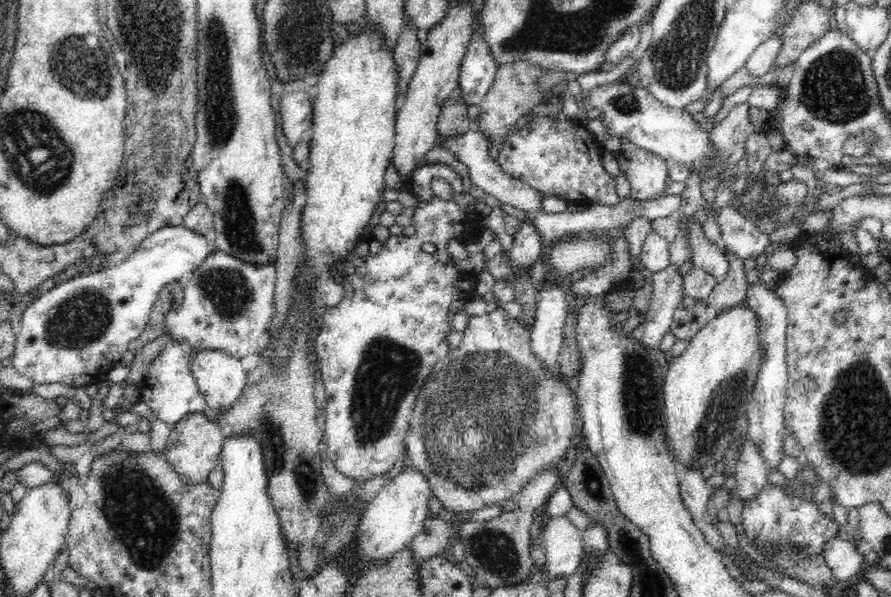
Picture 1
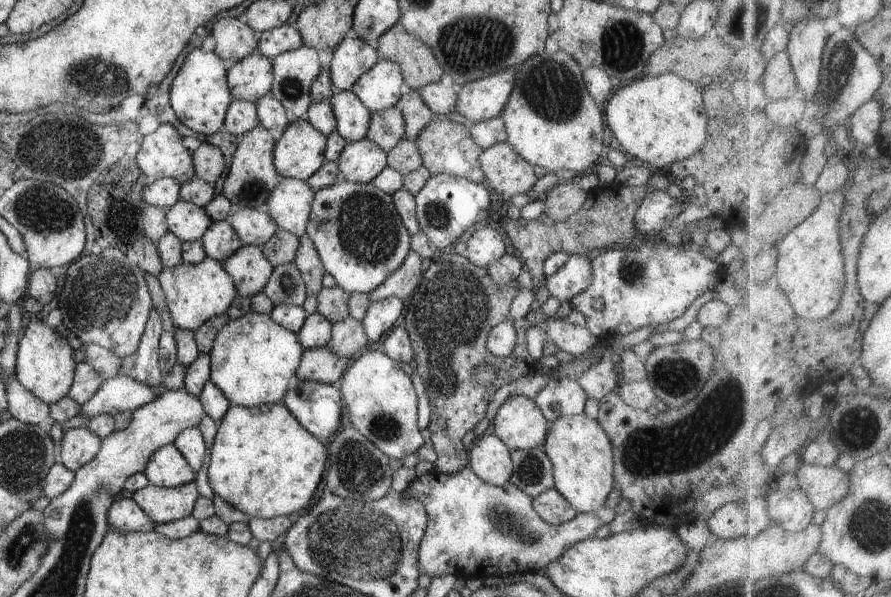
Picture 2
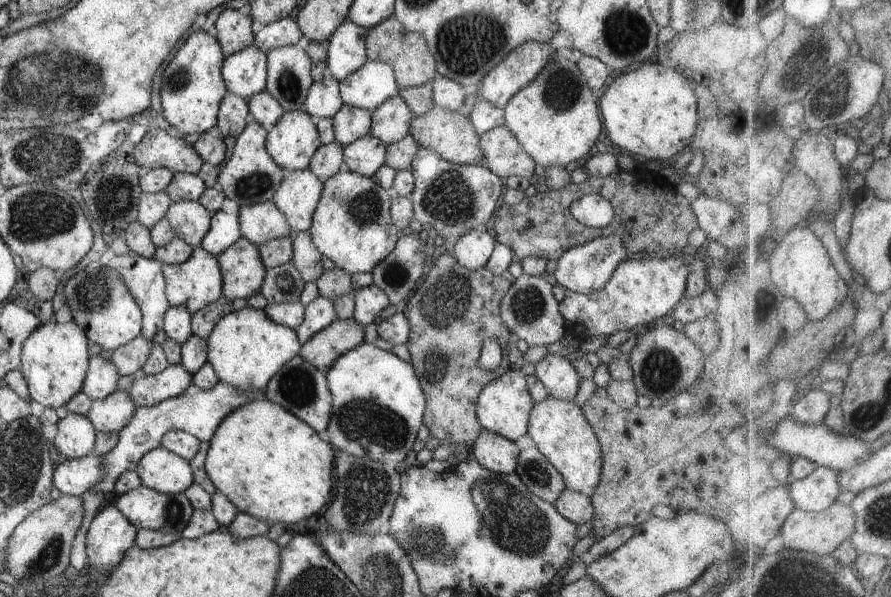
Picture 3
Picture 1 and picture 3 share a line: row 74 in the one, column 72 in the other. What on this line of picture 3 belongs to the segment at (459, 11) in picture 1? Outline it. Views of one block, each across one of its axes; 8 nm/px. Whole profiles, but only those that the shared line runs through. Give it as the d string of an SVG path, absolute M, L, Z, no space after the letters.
M68 413L57 422L54 446L67 459L77 459L93 452L97 430L87 416Z

